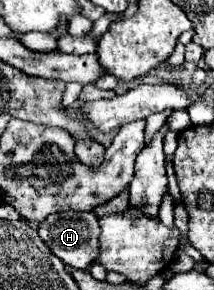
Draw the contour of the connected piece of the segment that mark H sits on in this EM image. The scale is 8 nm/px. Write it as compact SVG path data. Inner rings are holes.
M68 211L68 213L56 213L48 215L38 225L40 239L48 245L48 249L62 259L62 263L76 267L76 269L88 269L90 263L98 255L98 237L100 237L100 225L98 217L90 211Z

